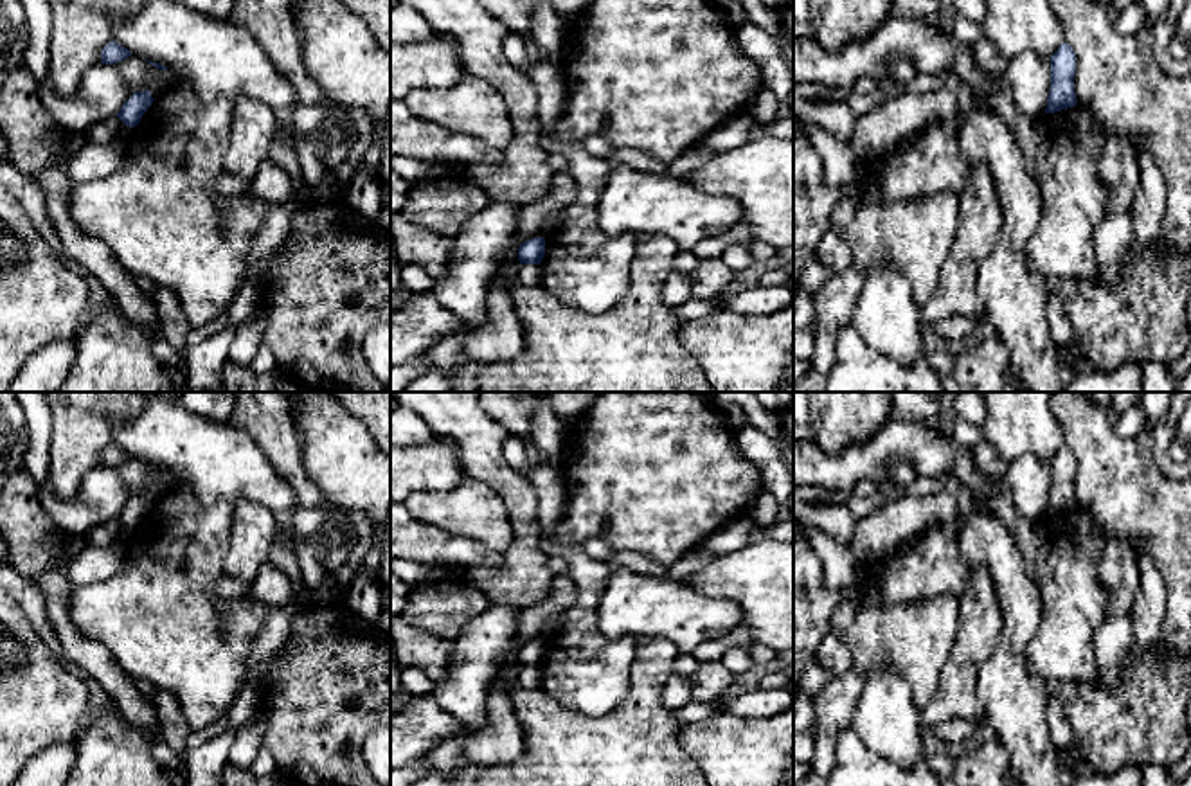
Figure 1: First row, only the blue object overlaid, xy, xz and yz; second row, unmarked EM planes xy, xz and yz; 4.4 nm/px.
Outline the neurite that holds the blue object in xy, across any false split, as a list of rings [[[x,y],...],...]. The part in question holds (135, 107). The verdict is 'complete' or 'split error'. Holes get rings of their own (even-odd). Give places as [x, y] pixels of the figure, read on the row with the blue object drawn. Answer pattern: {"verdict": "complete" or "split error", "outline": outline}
{"verdict": "complete", "outline": [[[149,90],[135,92],[119,110],[117,117],[135,128],[155,99]]]}

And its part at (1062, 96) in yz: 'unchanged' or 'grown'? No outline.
unchanged

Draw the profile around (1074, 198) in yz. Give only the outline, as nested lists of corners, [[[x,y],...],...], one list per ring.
[[[1076,103],[1040,117],[1034,165],[1043,214],[1025,245],[1027,266],[1049,282],[1094,281],[1096,228],[1108,216],[1108,189],[1097,173],[1106,131]]]

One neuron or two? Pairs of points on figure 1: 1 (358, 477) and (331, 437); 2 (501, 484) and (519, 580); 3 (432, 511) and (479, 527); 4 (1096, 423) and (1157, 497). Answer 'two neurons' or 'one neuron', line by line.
1: one neuron
2: one neuron
3: one neuron
4: one neuron

